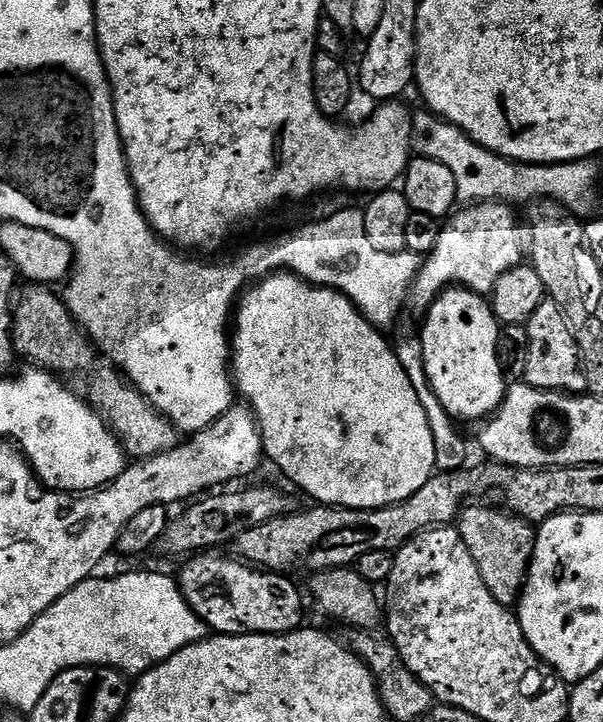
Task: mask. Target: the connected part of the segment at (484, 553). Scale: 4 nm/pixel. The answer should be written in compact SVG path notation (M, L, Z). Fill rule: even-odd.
M484 508L480 520L461 519L458 524L460 536L482 574L482 582L486 582L492 597L504 608L512 608L525 591L534 539L533 529L523 519L508 516Z

